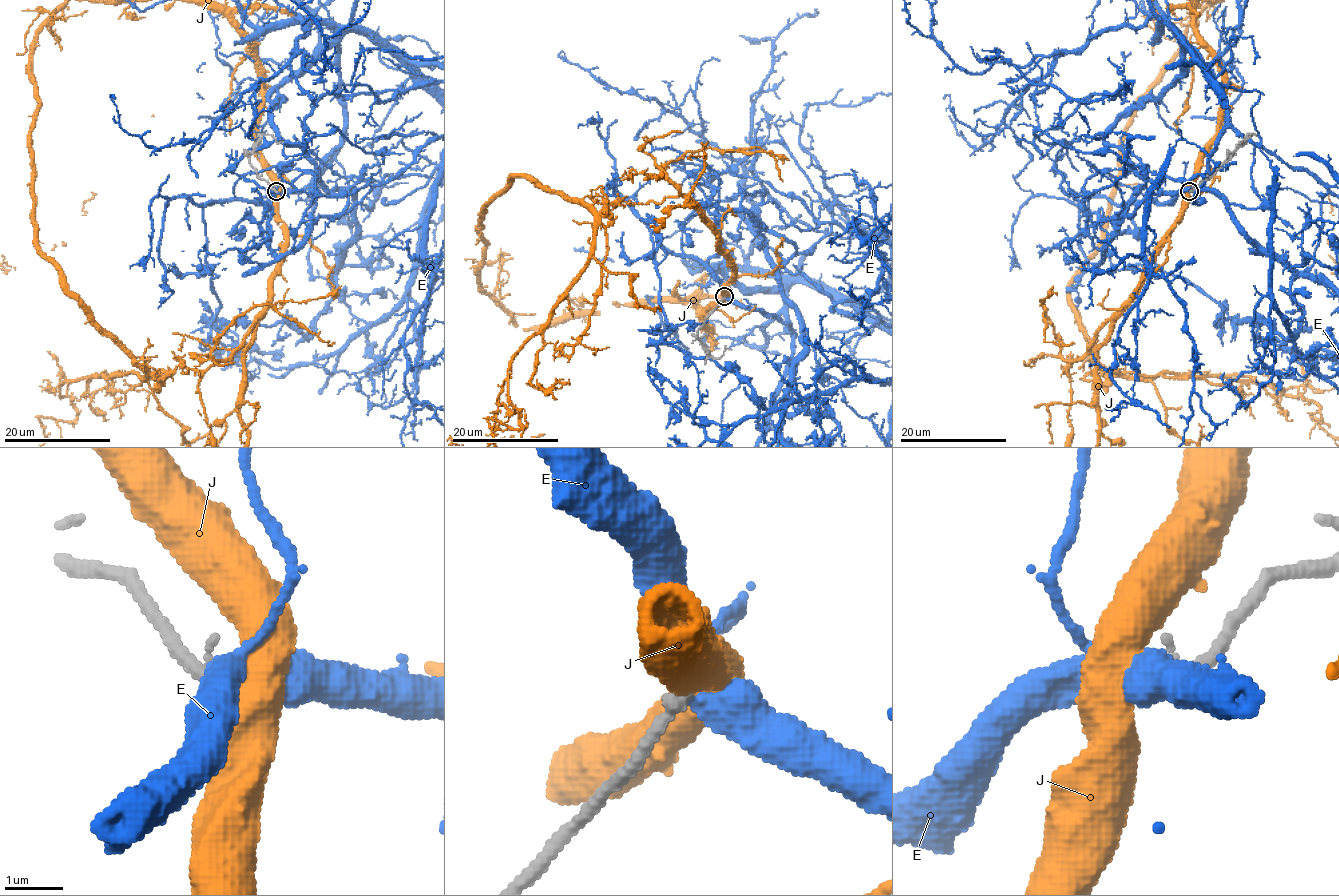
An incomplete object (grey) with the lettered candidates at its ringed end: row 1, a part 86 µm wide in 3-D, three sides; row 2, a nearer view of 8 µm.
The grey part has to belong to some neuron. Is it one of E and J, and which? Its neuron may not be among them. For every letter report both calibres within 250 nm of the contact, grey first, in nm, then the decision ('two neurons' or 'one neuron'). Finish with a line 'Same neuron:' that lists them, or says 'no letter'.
E: 190 nm thick on the grey side, 420 nm on the other; two neurons
J: 180 nm thick on the grey side, 600 nm on the other; one neuron
Same neuron: J

